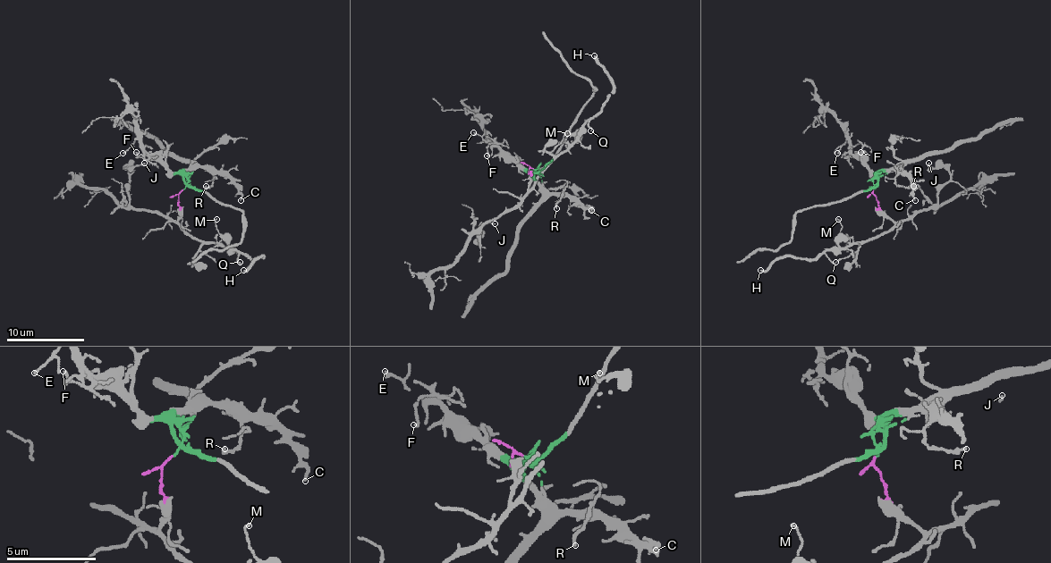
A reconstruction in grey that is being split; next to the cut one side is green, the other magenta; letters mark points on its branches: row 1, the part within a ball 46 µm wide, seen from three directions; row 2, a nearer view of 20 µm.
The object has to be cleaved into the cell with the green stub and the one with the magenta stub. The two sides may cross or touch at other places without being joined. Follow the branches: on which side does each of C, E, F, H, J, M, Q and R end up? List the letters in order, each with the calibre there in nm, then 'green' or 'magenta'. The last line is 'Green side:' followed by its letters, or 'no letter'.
C: 160 nm | green
E: 140 nm | green
F: 130 nm | green
H: 240 nm | magenta
J: 120 nm | magenta
M: 110 nm | magenta
Q: 100 nm | magenta
R: 190 nm | green
Green side: C, E, F, R

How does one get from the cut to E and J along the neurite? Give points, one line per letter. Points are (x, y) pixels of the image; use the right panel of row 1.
E: (875, 189), (877, 176), (851, 153), (847, 139), (837, 153)
J: (875, 189), (878, 205), (898, 221), (927, 211), (936, 203), (936, 191), (951, 178), (946, 168), (929, 163)

